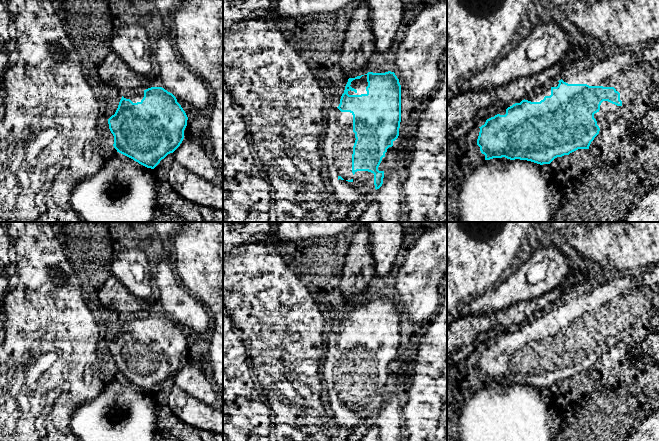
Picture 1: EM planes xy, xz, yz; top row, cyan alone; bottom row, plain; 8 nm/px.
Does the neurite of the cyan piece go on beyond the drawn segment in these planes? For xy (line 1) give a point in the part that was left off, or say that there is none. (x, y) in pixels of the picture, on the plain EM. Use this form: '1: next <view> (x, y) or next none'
1: next xy (78, 294)

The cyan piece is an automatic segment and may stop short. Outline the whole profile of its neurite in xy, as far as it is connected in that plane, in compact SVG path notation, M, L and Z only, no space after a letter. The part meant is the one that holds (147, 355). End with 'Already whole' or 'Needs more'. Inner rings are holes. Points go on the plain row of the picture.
M67 275L65 285L54 288L55 291L62 292L58 300L66 304L70 312L66 318L74 325L74 330L77 332L75 339L81 344L79 347L71 347L67 355L85 355L88 351L94 350L93 345L86 344L86 309L100 307L102 336L114 360L114 372L139 388L154 393L182 367L188 341L176 321L162 311L122 317L119 313L104 307L98 299L98 291L105 281L106 279L71 279Z. Needs more

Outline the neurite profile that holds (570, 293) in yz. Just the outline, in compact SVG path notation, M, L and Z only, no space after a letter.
M584 278L580 281L579 285L575 285L572 287L569 287L568 289L565 290L565 292L554 302L552 302L551 304L549 304L548 306L545 307L545 309L543 310L544 313L547 313L551 310L553 310L556 306L558 306L559 304L561 304L562 302L564 302L565 300L572 300L576 297L578 297L578 292L577 292L577 288L579 287L581 292L583 292L583 281Z

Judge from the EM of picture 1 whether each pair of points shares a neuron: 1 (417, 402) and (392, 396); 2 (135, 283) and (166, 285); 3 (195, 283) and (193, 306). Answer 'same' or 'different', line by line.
1: different
2: different
3: different

